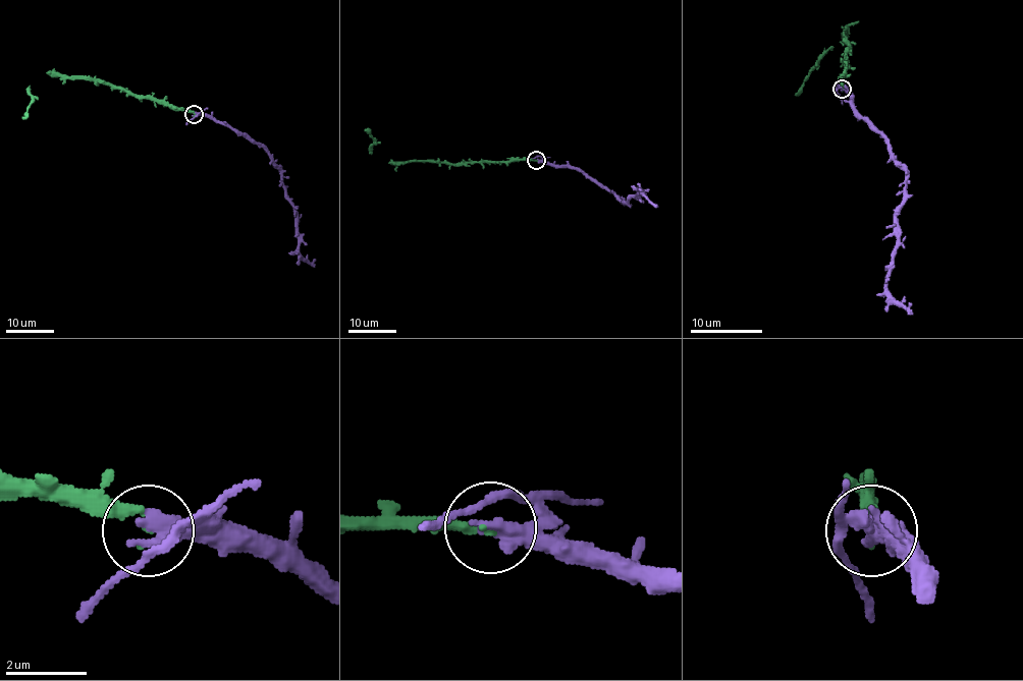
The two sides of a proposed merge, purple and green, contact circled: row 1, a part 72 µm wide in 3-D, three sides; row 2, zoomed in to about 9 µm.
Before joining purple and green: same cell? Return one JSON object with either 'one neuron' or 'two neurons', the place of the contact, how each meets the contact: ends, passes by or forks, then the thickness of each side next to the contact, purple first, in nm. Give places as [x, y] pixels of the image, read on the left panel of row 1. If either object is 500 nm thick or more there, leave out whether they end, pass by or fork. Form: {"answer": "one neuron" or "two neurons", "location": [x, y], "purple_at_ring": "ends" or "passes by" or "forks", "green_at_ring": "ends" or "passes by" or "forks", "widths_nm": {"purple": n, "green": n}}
{"answer": "one neuron", "location": [194, 114], "widths_nm": {"purple": 500, "green": 160}}

